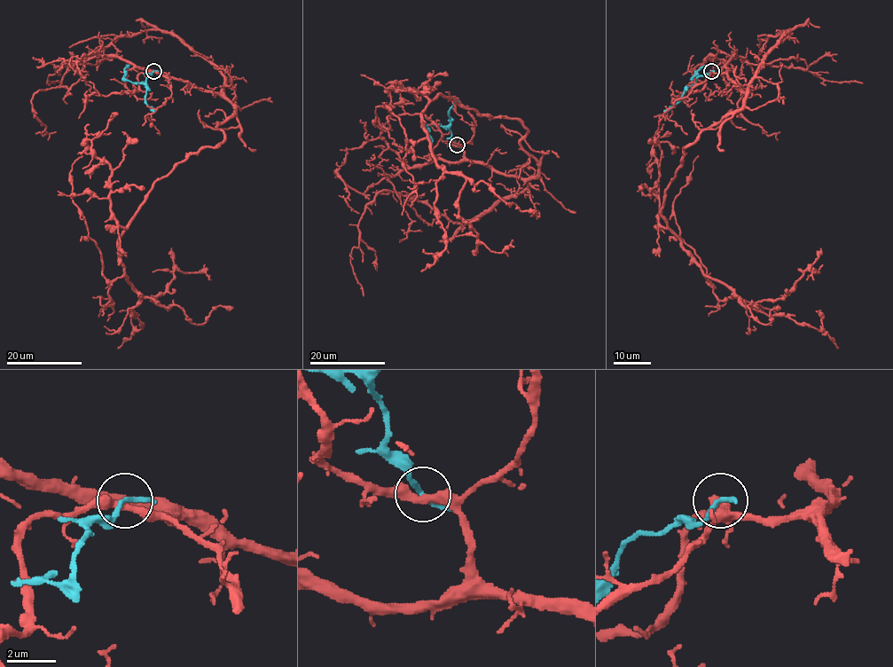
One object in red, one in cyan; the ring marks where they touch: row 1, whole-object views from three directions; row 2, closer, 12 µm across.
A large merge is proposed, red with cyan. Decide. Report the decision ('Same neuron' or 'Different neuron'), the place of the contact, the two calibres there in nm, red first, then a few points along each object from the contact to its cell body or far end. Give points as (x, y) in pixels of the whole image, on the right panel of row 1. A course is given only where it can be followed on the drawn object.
Different neuron. Place: (711, 71). Thickness 360 nm (red) against 180 nm. Course of red: (712, 71), (745, 102), (685, 148), (666, 225), (745, 306), (818, 272), (806, 279). Course of cyan: (712, 70), (700, 75), (693, 82), (693, 76), (709, 65)

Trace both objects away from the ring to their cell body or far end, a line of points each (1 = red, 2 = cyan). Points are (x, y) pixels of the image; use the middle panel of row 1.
1: (457, 145), (533, 178), (528, 130), (442, 95), (421, 113), (465, 178), (458, 215), (490, 251), (513, 239)
2: (457, 145), (447, 127), (429, 124), (427, 133), (432, 140), (429, 143)

